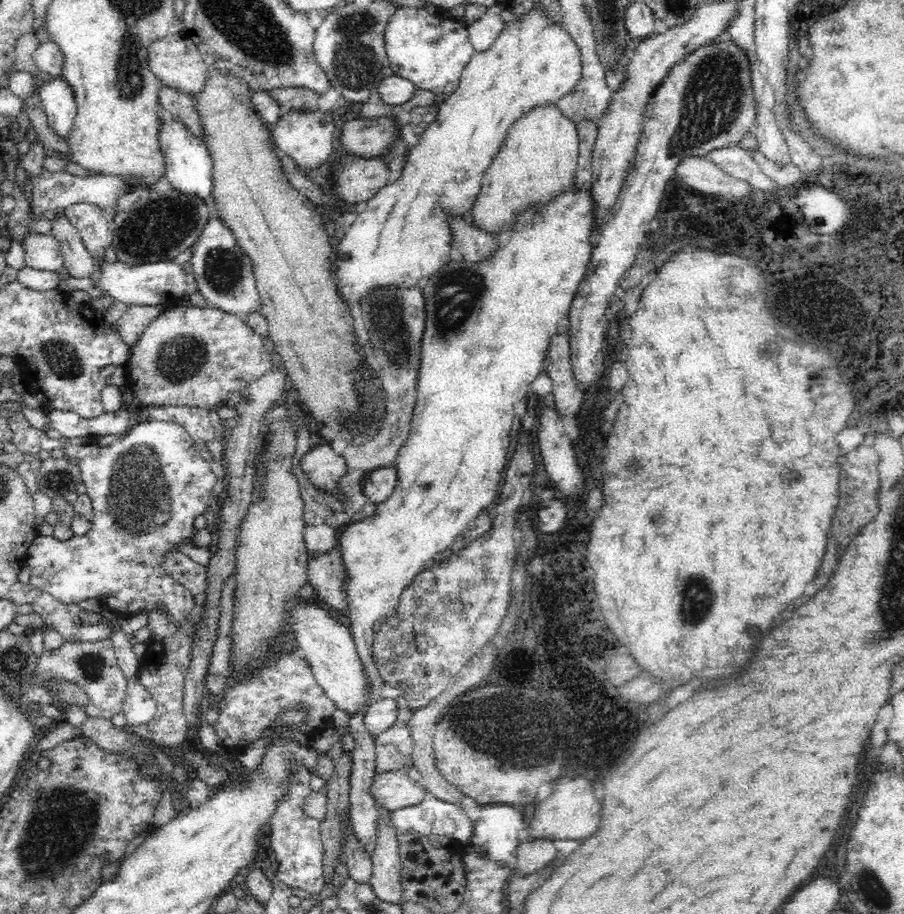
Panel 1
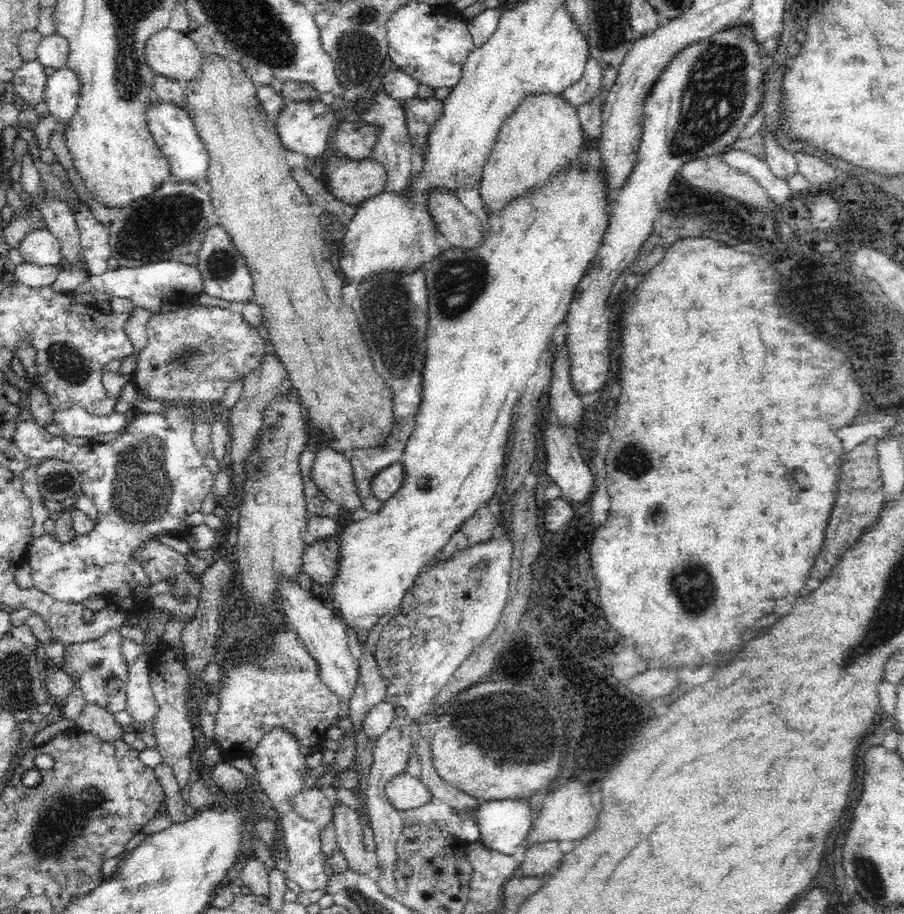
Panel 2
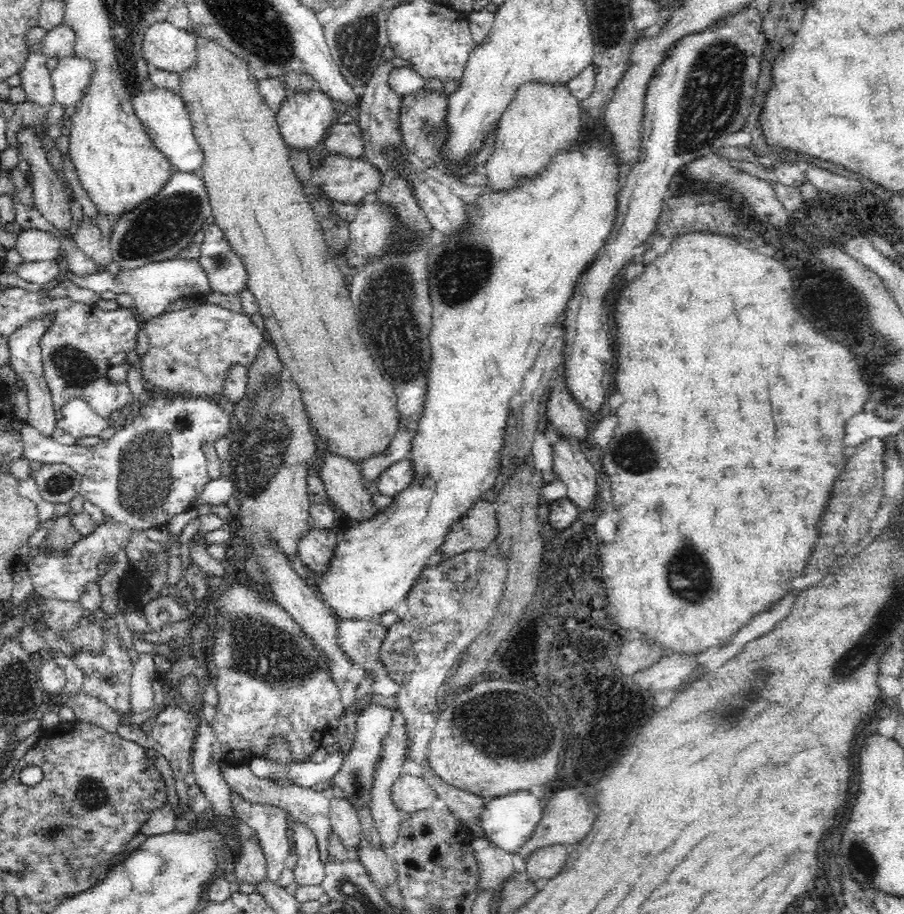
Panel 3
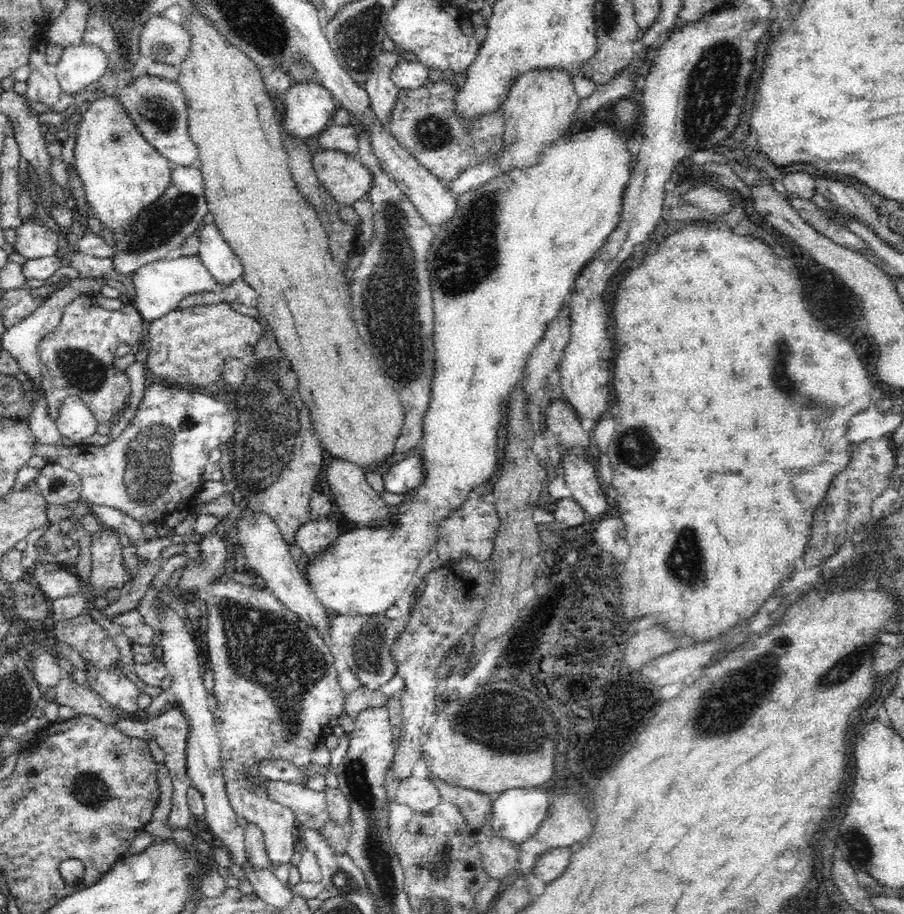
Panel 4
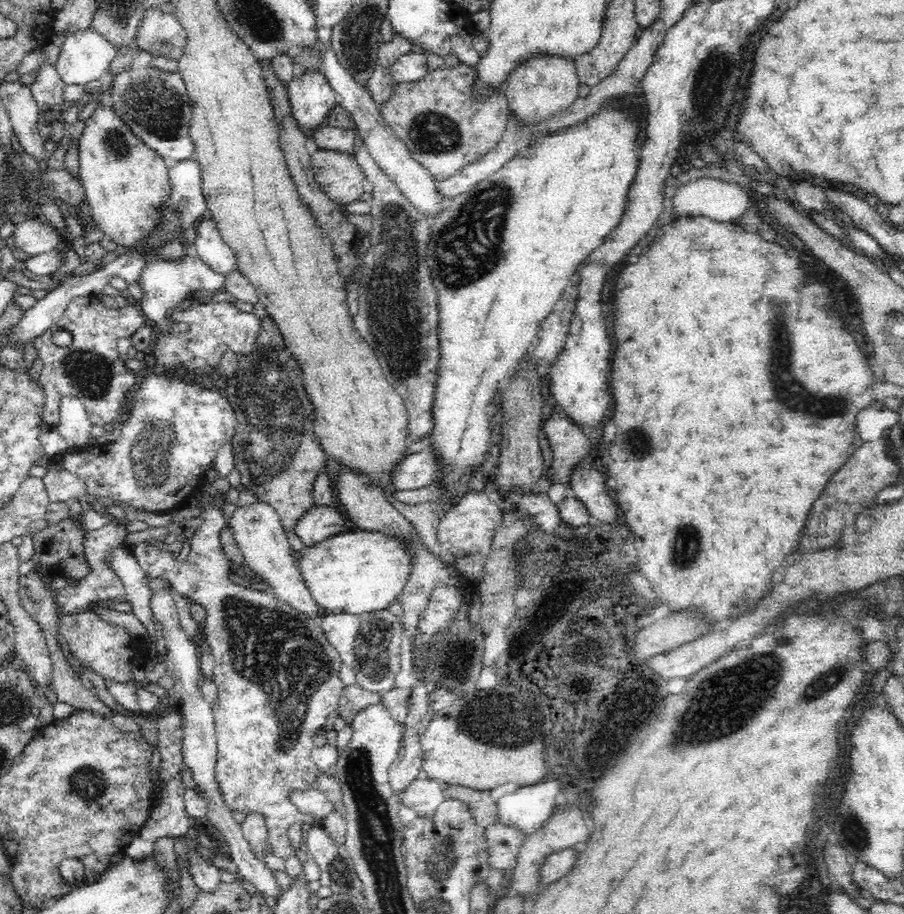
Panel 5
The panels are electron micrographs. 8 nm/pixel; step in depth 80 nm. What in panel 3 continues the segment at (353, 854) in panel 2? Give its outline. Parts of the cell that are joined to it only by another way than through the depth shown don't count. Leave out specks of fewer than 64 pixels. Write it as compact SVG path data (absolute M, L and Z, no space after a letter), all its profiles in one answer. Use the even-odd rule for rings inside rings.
M330 798L329 816L331 829L336 831L342 839L342 844L350 849L351 857L353 857L352 848L355 848L360 840L361 823L358 821L358 813L351 805L351 802L345 798Z

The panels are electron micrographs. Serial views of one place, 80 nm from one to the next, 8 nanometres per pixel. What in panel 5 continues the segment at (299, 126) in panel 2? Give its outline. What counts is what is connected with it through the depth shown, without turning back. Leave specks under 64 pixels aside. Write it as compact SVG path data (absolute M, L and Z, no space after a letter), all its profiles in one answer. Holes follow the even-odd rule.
M321 66L294 76L287 84L292 113L302 130L316 129L326 124L330 110L336 107L336 91L327 80Z

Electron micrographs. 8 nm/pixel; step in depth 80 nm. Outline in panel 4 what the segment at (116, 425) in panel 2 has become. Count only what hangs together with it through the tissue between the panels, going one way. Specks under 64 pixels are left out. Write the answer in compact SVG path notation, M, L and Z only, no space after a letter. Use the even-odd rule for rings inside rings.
M70 395L63 399L57 427L64 438L72 444L79 445L96 432L97 422L88 405L78 396Z

